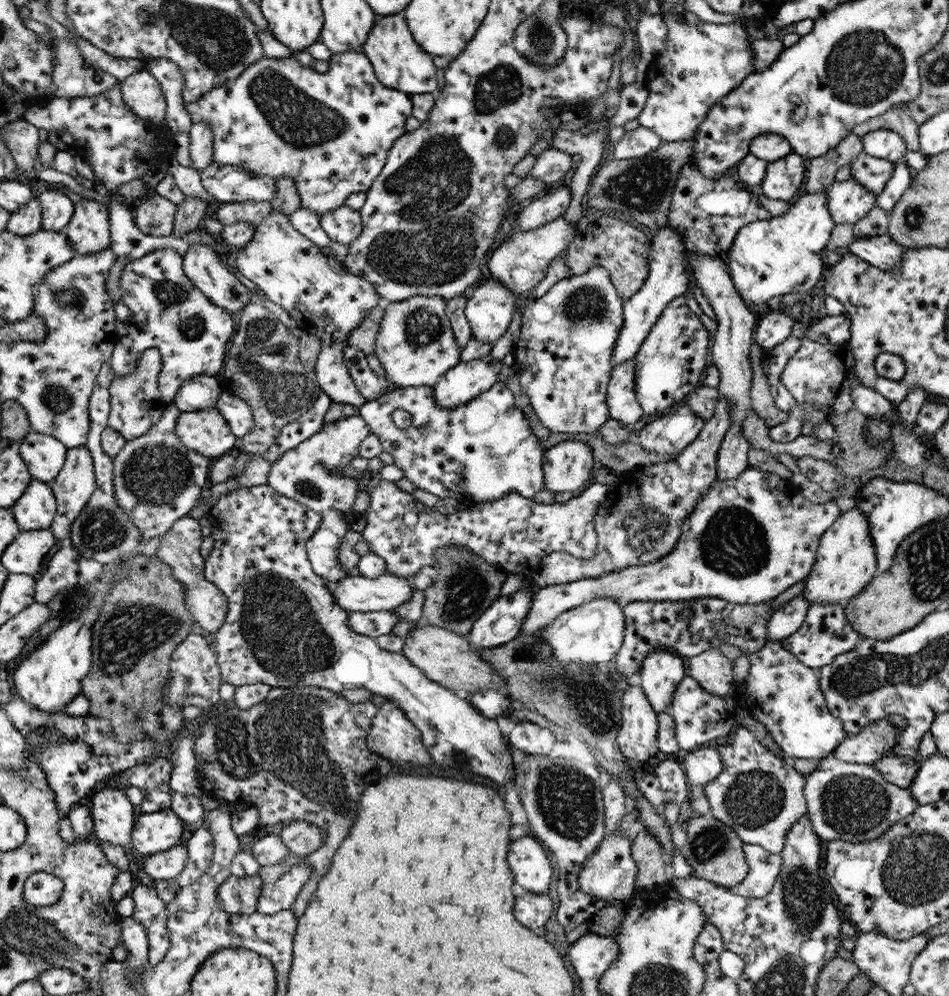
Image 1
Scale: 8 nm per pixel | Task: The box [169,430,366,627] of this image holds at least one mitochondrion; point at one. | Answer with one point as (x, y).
(305, 486)

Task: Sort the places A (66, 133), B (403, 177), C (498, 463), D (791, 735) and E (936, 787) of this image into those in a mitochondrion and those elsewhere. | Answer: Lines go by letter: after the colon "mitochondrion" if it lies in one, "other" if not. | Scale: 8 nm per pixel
A: other
B: mitochondrion
C: mitochondrion
D: other
E: other

